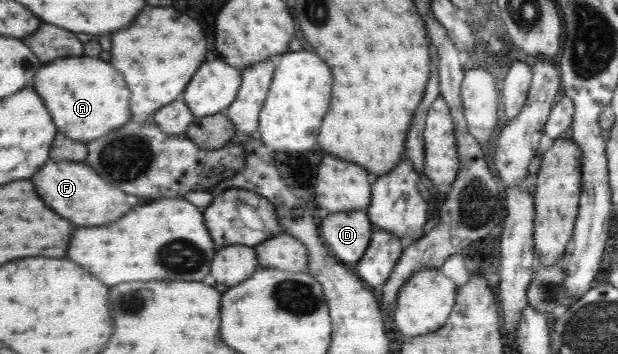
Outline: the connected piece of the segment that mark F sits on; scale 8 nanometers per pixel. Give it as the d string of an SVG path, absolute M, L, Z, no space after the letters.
M48 160L38 174L32 176L38 196L62 218L80 226L104 226L108 222L120 220L132 206L126 202L126 194L110 184L106 184L92 168L80 162L54 162Z

